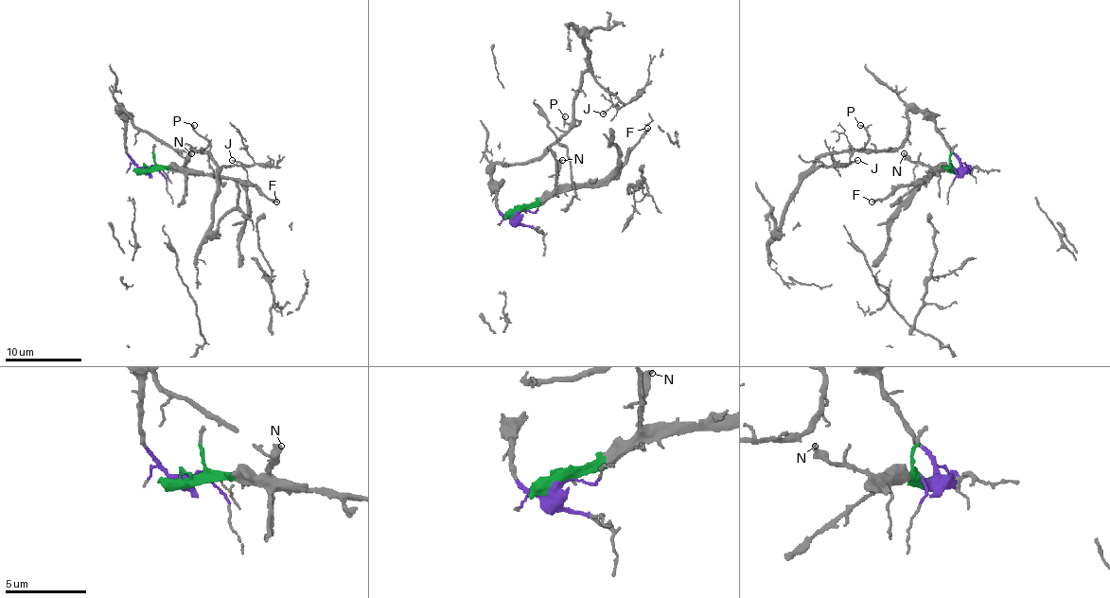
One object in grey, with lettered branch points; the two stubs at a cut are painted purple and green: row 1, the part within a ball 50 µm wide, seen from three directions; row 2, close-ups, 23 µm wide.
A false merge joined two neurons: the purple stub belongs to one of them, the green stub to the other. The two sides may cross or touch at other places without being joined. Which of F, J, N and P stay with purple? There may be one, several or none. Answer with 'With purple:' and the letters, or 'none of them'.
With purple: J, P

